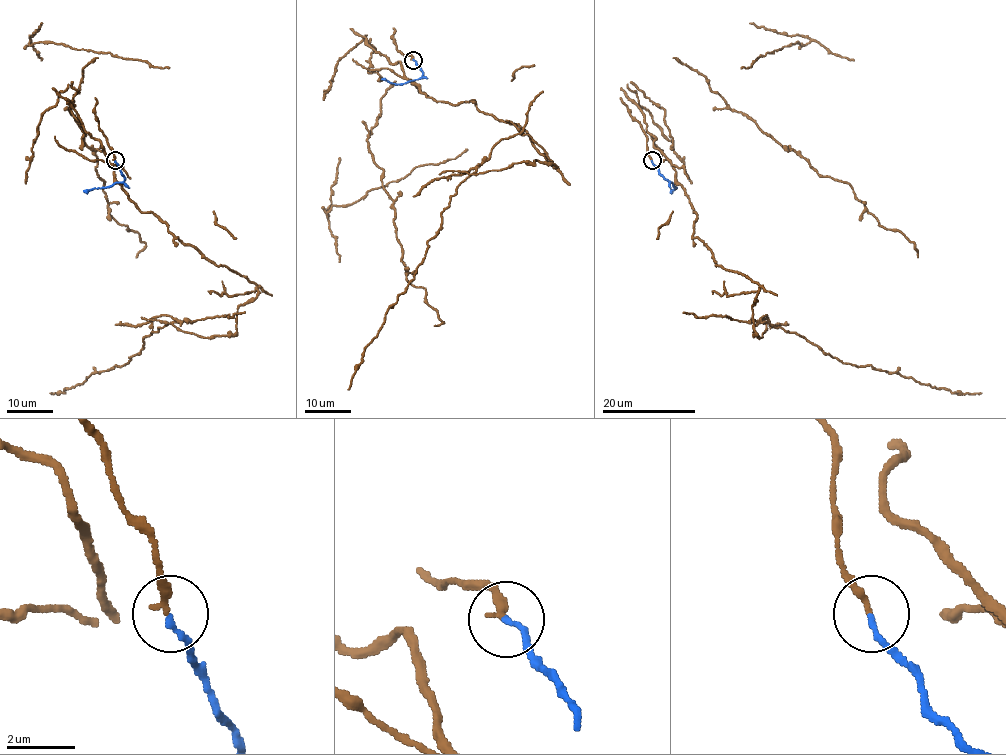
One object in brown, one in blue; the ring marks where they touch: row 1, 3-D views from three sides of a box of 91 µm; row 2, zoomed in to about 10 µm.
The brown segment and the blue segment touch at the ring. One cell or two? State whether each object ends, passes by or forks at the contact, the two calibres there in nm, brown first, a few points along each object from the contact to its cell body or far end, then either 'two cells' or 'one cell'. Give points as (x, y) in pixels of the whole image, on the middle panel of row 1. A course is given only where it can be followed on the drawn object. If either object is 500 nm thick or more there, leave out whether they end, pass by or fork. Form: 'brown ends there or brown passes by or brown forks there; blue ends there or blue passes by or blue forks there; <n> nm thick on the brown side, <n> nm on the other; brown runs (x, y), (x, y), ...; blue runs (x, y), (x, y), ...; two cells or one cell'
brown ends there; blue ends there; 240 nm thick on the brown side, 160 nm on the other; brown runs (413, 59), (404, 76), (426, 96), (518, 124), (556, 166), (513, 162), (457, 187), (347, 390); blue runs (413, 59), (423, 73), (419, 79), (404, 84), (391, 84), (381, 79); two cells

